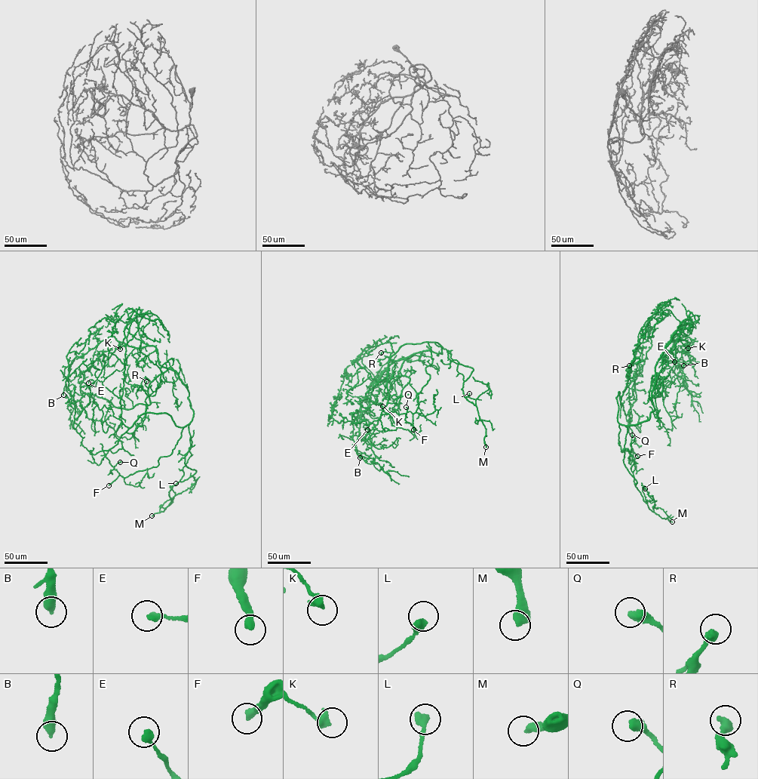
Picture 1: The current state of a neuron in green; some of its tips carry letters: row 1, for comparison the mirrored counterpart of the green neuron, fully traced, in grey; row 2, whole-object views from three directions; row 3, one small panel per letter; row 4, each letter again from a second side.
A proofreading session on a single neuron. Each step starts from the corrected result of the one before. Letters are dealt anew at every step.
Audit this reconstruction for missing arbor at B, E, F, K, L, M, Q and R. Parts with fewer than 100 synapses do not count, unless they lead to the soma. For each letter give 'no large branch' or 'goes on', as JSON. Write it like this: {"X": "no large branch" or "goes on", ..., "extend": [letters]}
{"B": "no large branch", "E": "no large branch", "F": "goes on", "K": "no large branch", "L": "no large branch", "M": "goes on", "Q": "no large branch", "R": "no large branch", "extend": ["F", "M"]}

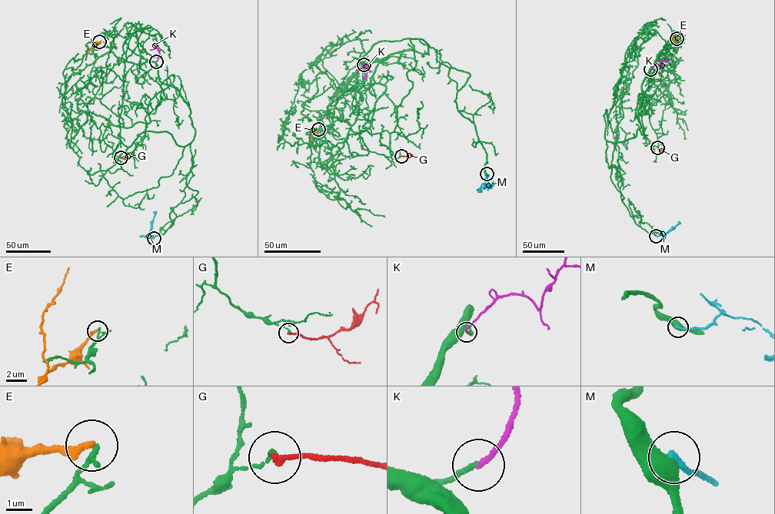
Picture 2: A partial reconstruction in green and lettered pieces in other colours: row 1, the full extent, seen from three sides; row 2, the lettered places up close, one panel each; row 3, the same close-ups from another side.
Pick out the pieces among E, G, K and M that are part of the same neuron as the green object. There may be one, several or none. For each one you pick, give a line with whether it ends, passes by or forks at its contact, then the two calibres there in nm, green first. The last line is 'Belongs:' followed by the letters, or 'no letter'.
K: it ends | 200/200 nm
Belongs: K

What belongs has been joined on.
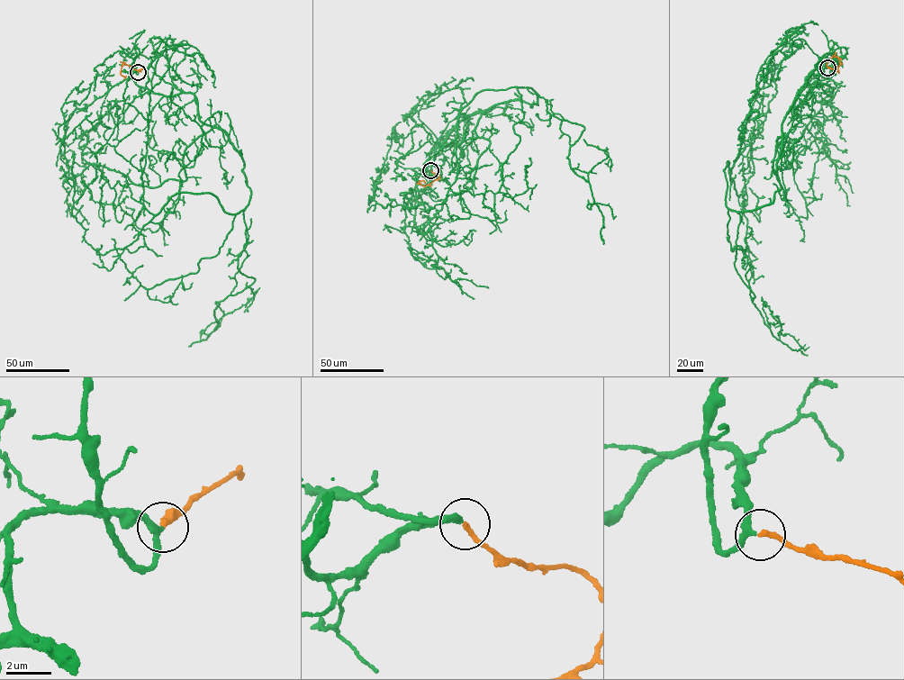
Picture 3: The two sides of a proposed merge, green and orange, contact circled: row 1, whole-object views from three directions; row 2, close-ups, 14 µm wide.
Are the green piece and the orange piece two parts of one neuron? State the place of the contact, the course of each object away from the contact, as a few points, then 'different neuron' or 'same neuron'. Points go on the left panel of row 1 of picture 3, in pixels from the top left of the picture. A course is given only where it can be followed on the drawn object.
(138, 72) | green via (138, 72), (226, 133), (244, 209), (180, 193), (134, 241), (94, 249), (61, 109), (91, 85) | orange via (138, 72), (142, 68), (134, 69), (123, 63), (121, 72), (124, 78) | same neuron

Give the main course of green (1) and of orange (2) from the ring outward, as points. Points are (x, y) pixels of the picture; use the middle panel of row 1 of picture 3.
1: (430, 170), (462, 118), (535, 91), (461, 110), (455, 181), (428, 213), (368, 204), (382, 180)
2: (430, 170), (437, 173), (438, 178), (427, 185), (418, 183), (424, 182)

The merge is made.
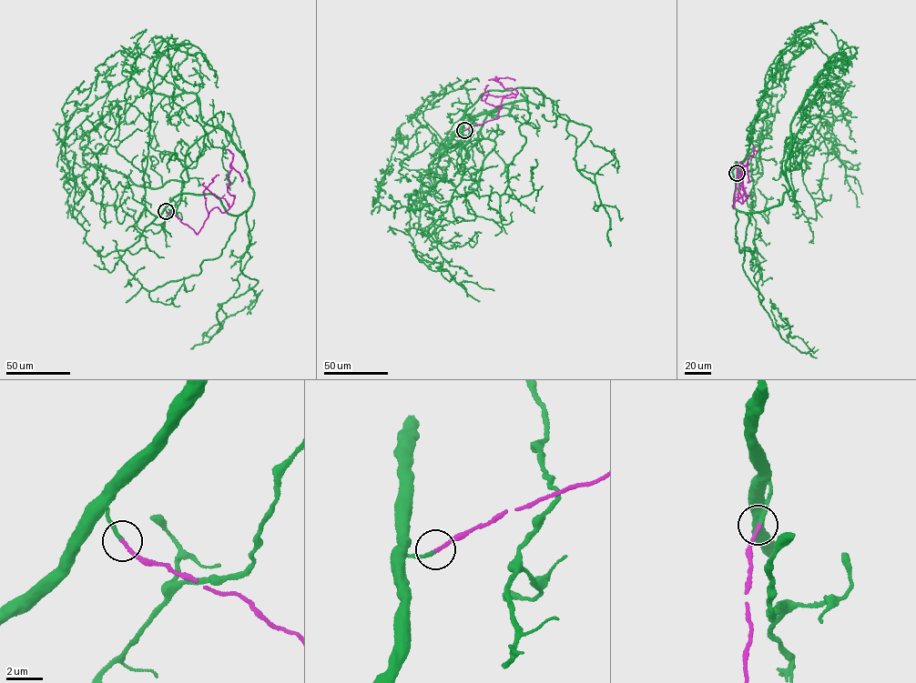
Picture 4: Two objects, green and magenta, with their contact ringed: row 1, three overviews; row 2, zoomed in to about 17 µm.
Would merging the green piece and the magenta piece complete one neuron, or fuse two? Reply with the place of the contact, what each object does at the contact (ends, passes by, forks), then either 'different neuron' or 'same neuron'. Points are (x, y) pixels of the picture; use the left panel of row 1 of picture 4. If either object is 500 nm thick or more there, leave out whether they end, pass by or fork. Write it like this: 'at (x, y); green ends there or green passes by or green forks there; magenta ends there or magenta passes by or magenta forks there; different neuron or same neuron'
at (166, 211); green ends there; magenta ends there; same neuron

